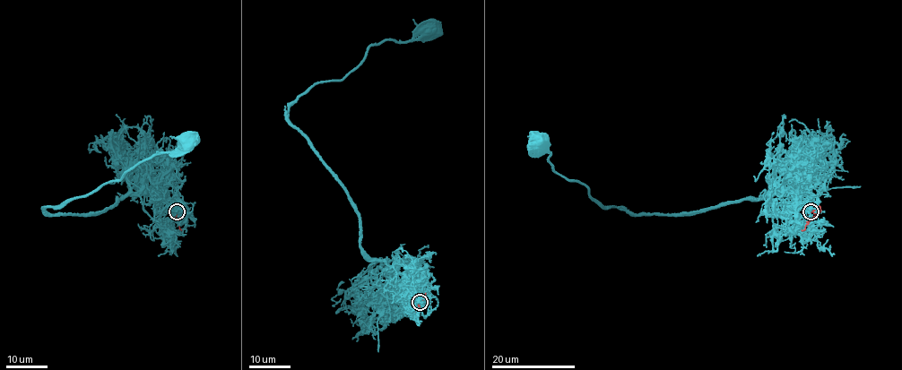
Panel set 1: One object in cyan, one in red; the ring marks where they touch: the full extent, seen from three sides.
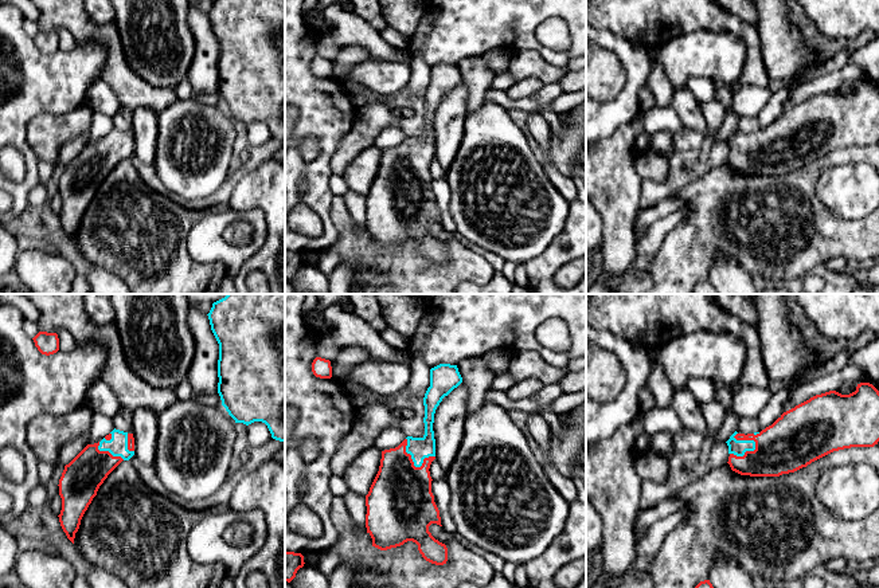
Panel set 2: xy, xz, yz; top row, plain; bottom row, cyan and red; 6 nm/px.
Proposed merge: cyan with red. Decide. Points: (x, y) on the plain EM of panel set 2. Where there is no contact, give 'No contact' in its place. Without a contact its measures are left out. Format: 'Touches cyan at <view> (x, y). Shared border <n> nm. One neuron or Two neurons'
Touches cyan at yz (745, 151). Shared border 180 nm. One neuron

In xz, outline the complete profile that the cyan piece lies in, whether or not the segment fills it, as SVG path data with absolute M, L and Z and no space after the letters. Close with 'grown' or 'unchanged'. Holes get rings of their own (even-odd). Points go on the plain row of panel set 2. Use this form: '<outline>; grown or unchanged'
M457 64L431 67L430 86L423 97L425 134L407 136L398 146L382 150L379 170L366 195L366 227L372 246L387 250L413 240L426 260L446 263L446 244L429 231L431 223L442 226L429 168L435 158L435 109L461 82Z; grown

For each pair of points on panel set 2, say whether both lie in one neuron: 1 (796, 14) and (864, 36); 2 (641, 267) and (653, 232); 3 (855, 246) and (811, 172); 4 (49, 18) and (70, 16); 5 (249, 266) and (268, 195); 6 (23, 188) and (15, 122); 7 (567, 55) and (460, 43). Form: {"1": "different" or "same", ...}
{"1": "same", "2": "same", "3": "same", "4": "same", "5": "same", "6": "same", "7": "same"}

